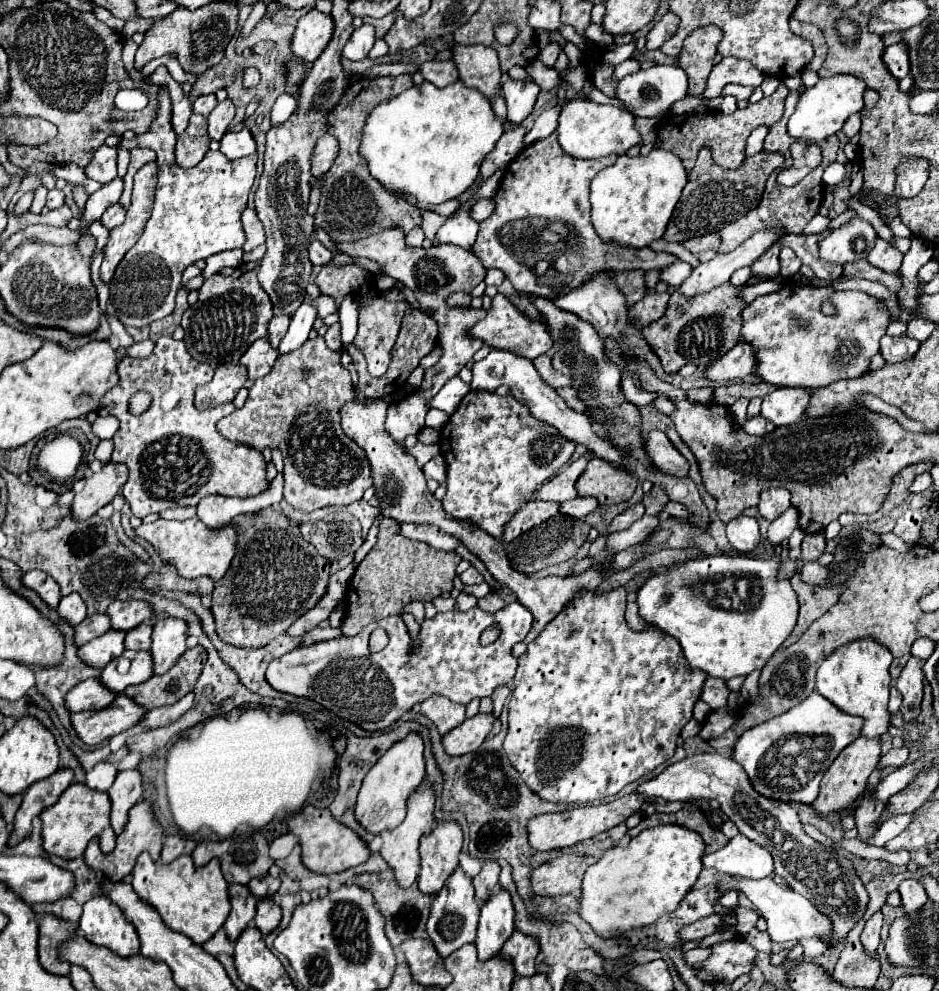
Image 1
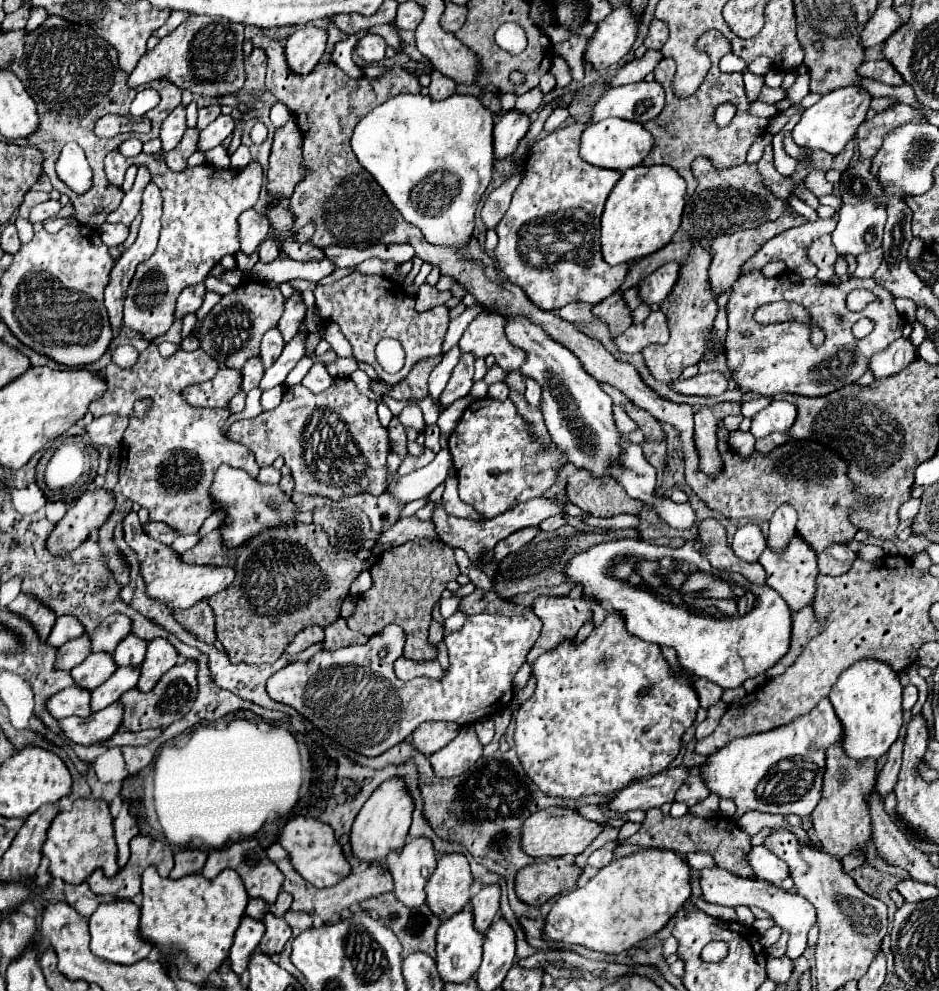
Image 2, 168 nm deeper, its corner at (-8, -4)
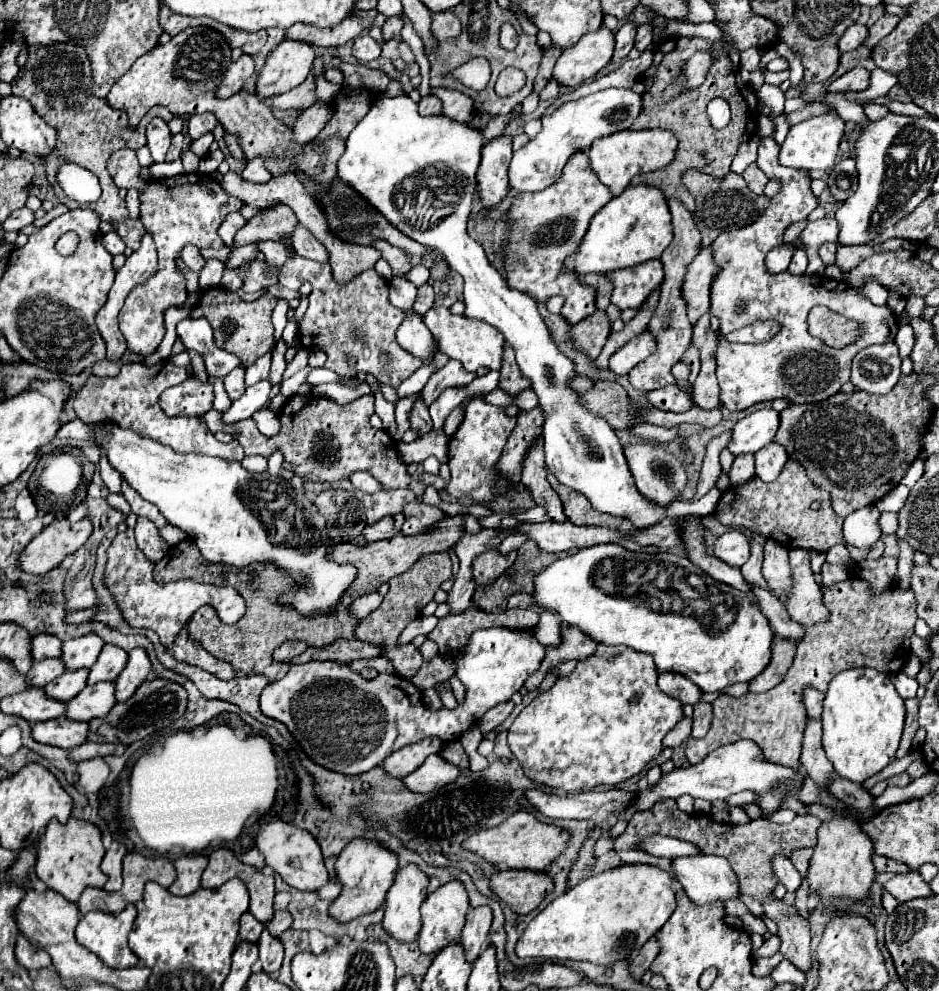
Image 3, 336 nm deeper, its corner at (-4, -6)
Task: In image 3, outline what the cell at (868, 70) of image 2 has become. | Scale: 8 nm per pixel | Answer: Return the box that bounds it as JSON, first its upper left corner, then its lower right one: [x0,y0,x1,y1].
[828,67,870,91]

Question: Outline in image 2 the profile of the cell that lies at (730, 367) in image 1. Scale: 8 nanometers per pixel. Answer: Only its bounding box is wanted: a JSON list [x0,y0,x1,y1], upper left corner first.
[670,371,728,397]

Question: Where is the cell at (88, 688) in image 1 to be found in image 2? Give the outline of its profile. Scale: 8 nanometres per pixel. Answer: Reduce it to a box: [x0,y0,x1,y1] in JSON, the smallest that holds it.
[46,685,92,719]

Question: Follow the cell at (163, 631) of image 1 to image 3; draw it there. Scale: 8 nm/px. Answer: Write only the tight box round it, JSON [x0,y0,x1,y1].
[116,647,152,701]

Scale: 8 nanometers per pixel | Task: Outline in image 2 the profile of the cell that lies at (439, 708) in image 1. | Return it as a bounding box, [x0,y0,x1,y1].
[412,721,460,755]

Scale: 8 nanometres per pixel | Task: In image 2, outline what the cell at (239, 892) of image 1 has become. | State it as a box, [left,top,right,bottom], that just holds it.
[230,917,264,975]

